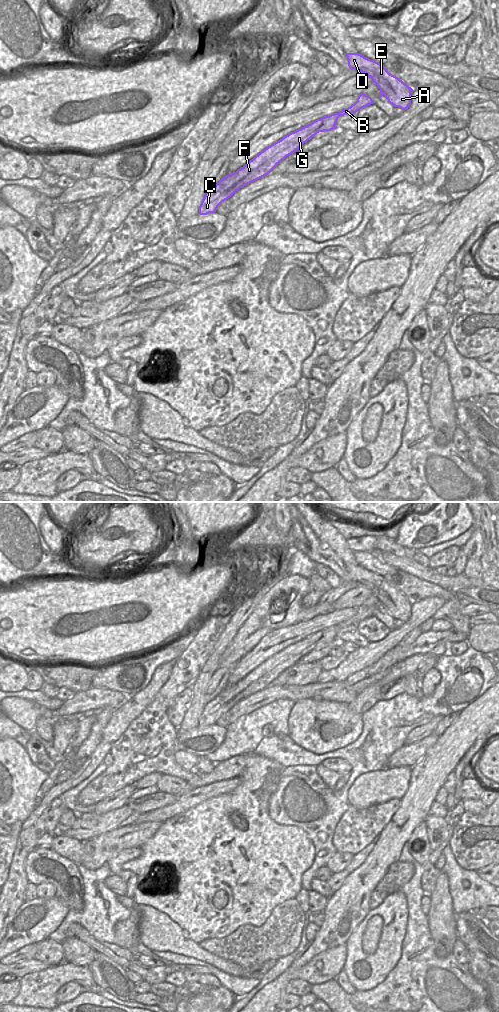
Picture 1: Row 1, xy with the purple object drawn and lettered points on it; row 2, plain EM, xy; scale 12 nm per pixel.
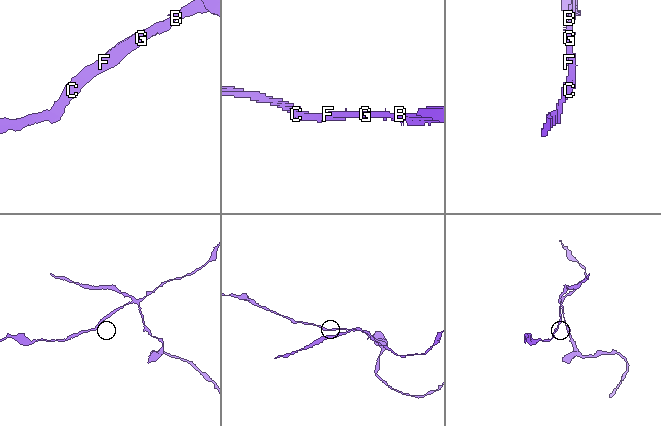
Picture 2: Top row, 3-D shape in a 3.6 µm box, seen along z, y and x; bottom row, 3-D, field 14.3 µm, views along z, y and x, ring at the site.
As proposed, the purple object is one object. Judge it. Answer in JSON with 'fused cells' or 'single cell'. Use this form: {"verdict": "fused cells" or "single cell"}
{"verdict": "fused cells"}

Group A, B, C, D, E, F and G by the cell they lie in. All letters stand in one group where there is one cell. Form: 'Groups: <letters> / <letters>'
Groups: A D E / B C F G.

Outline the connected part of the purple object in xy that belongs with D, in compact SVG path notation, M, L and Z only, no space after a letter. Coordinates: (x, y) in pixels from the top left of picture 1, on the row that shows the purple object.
M346 53L345 55L349 68L370 77L390 104L401 108L403 111L410 106L413 89L398 77L390 74L384 65L368 59L359 53Z

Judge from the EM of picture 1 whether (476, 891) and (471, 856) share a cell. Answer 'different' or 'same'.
different

